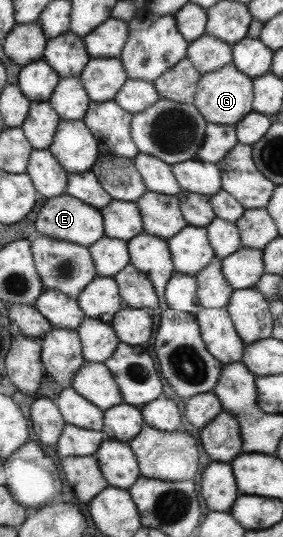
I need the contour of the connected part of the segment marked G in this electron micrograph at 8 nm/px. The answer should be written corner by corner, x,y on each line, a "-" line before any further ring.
232,63
216,71
202,74
195,87
195,100
192,105
206,122
234,125
241,117
252,111
252,79
239,72

